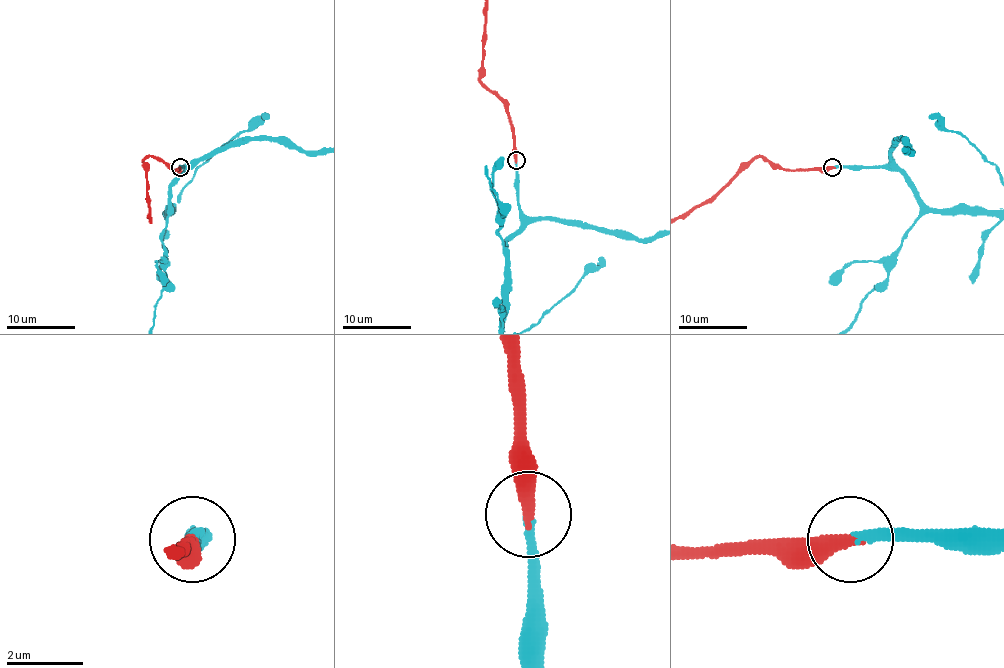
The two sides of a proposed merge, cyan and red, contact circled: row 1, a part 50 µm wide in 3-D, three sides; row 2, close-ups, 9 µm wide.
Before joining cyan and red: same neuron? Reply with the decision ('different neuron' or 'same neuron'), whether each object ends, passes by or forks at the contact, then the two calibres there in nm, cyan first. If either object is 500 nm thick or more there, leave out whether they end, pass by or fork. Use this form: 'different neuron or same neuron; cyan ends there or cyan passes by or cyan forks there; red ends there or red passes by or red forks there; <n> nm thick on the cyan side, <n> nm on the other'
same neuron; cyan ends there; red ends there; 220 nm thick on the cyan side, 400 nm on the other

